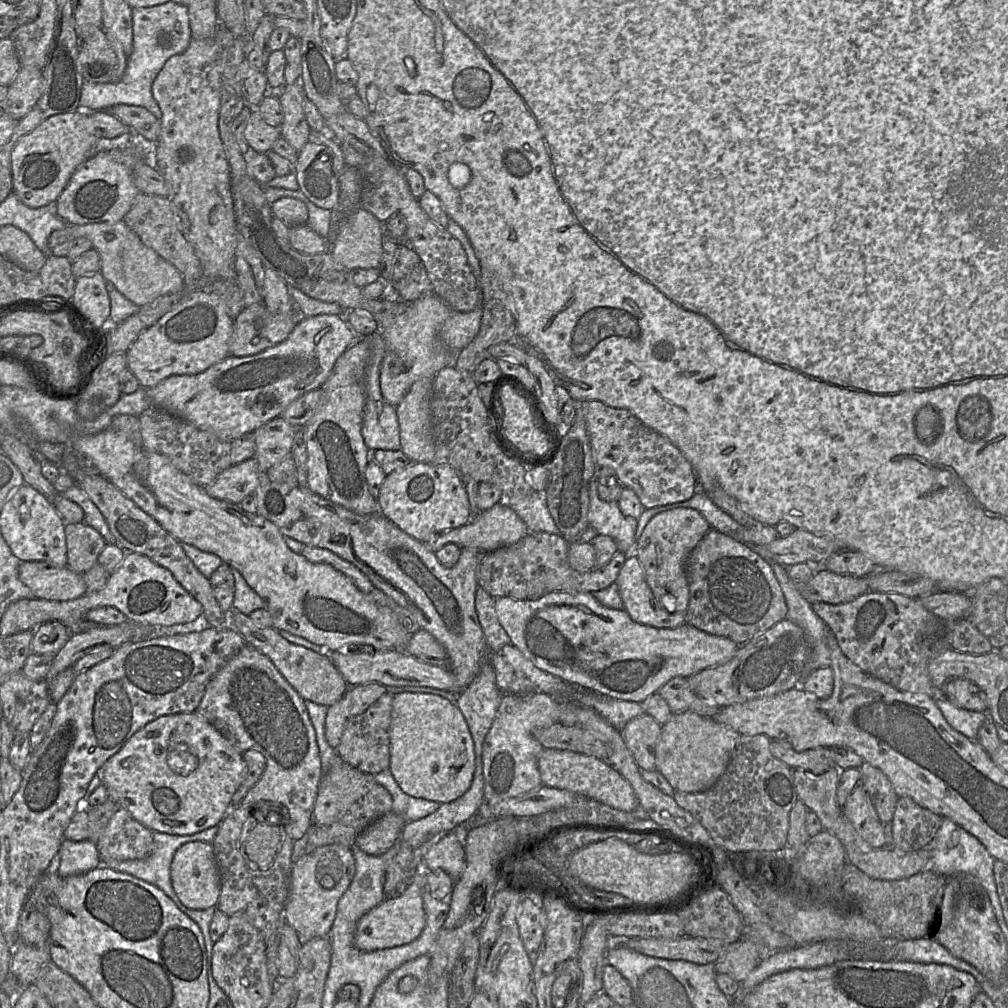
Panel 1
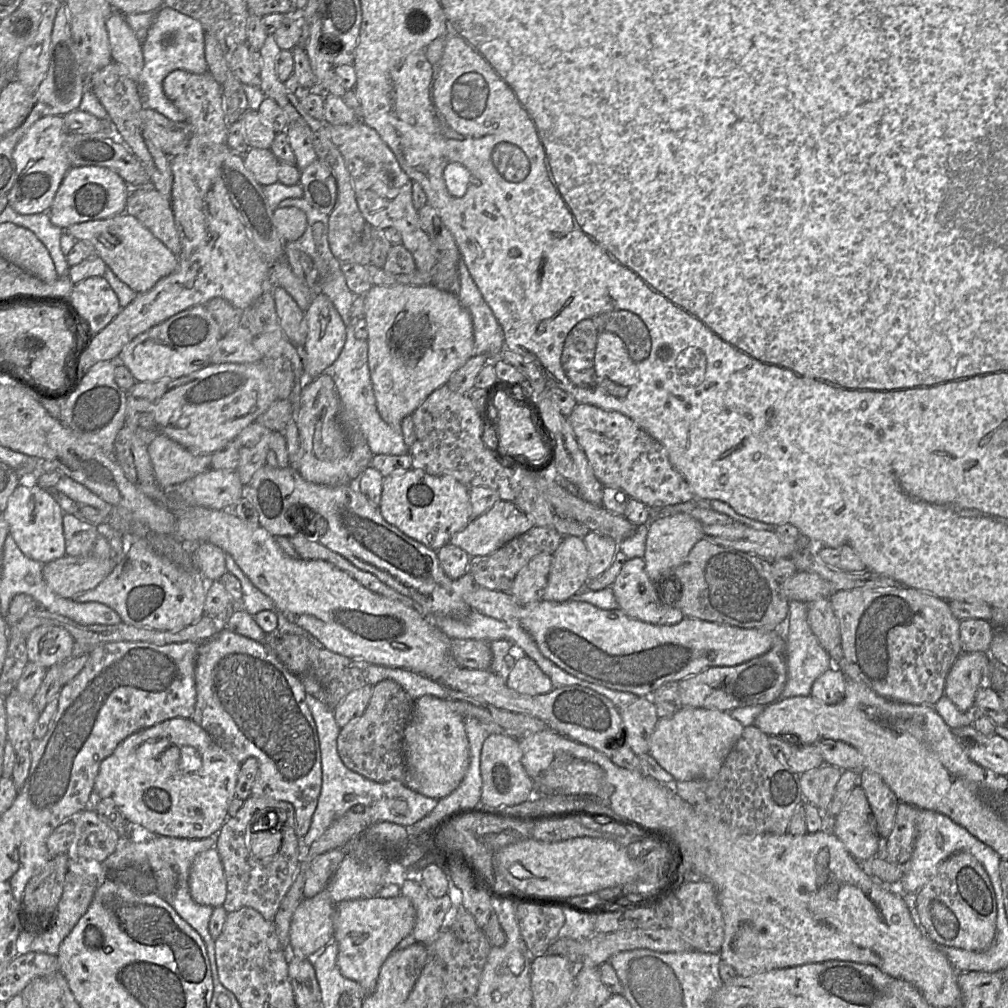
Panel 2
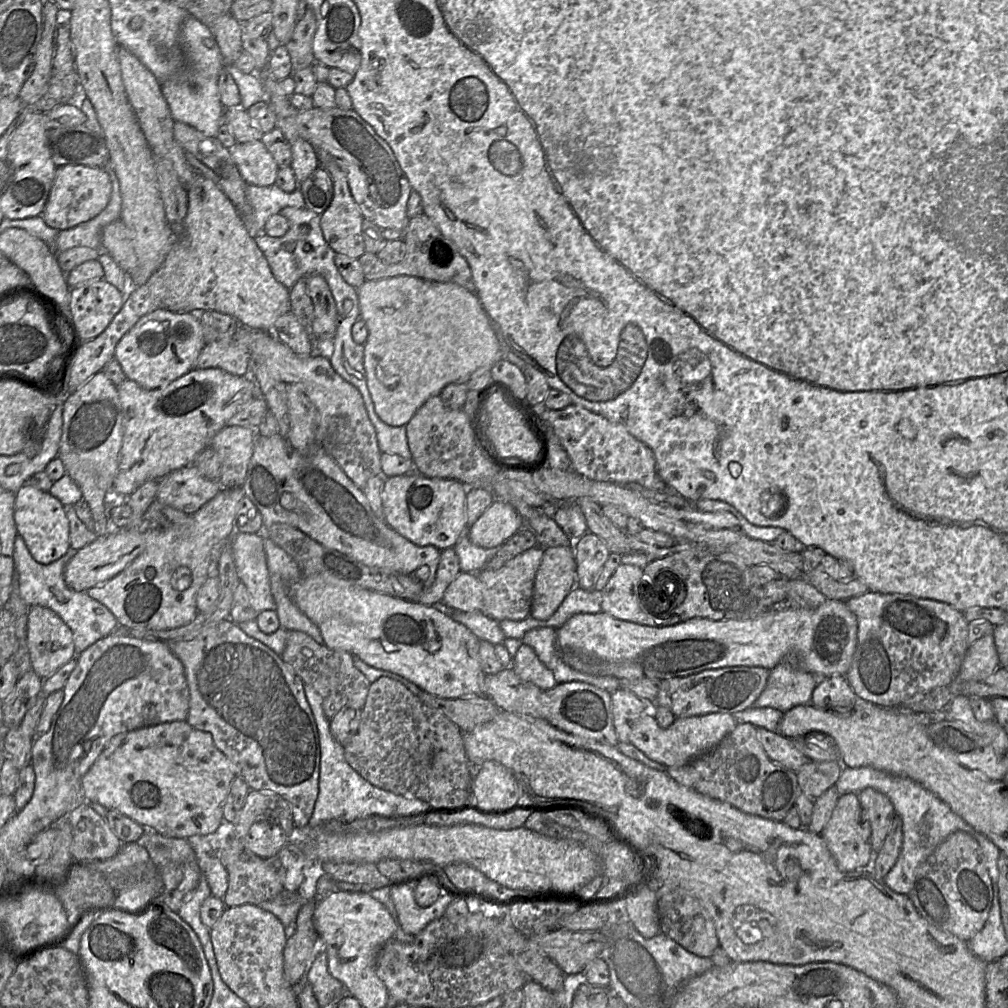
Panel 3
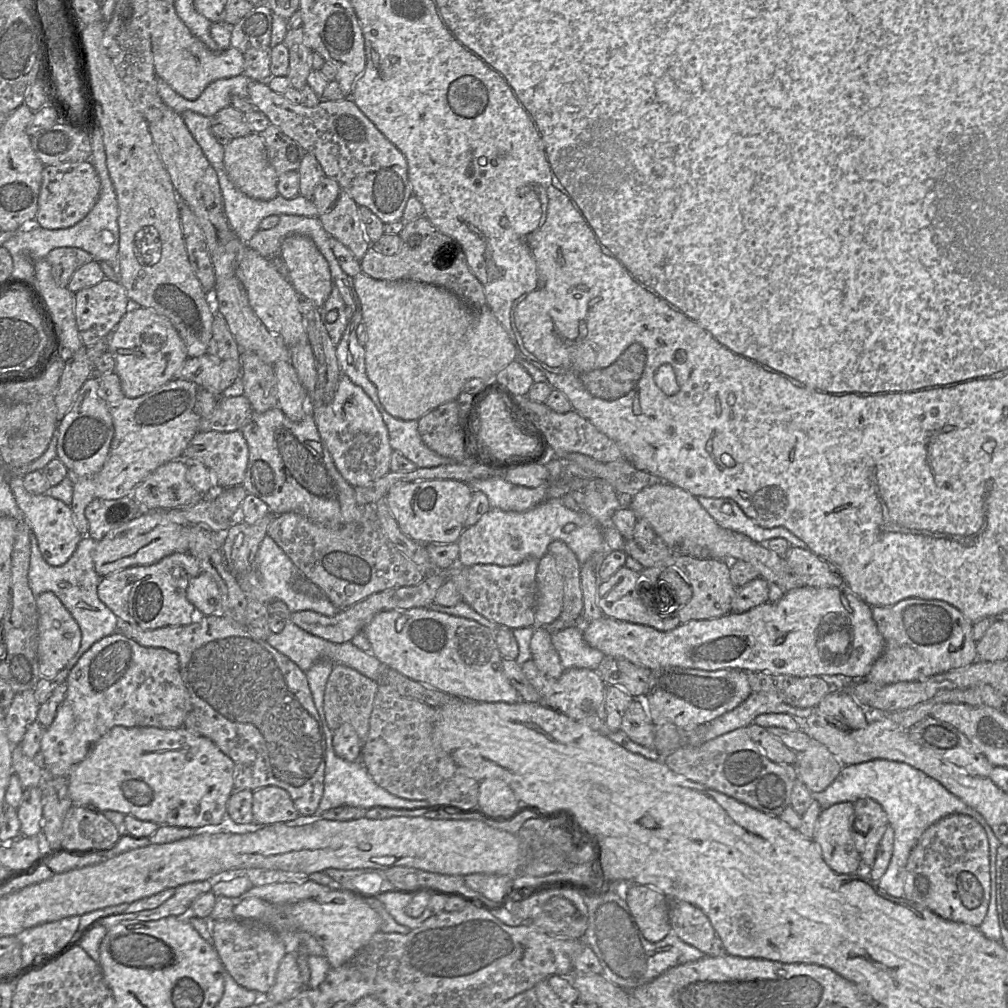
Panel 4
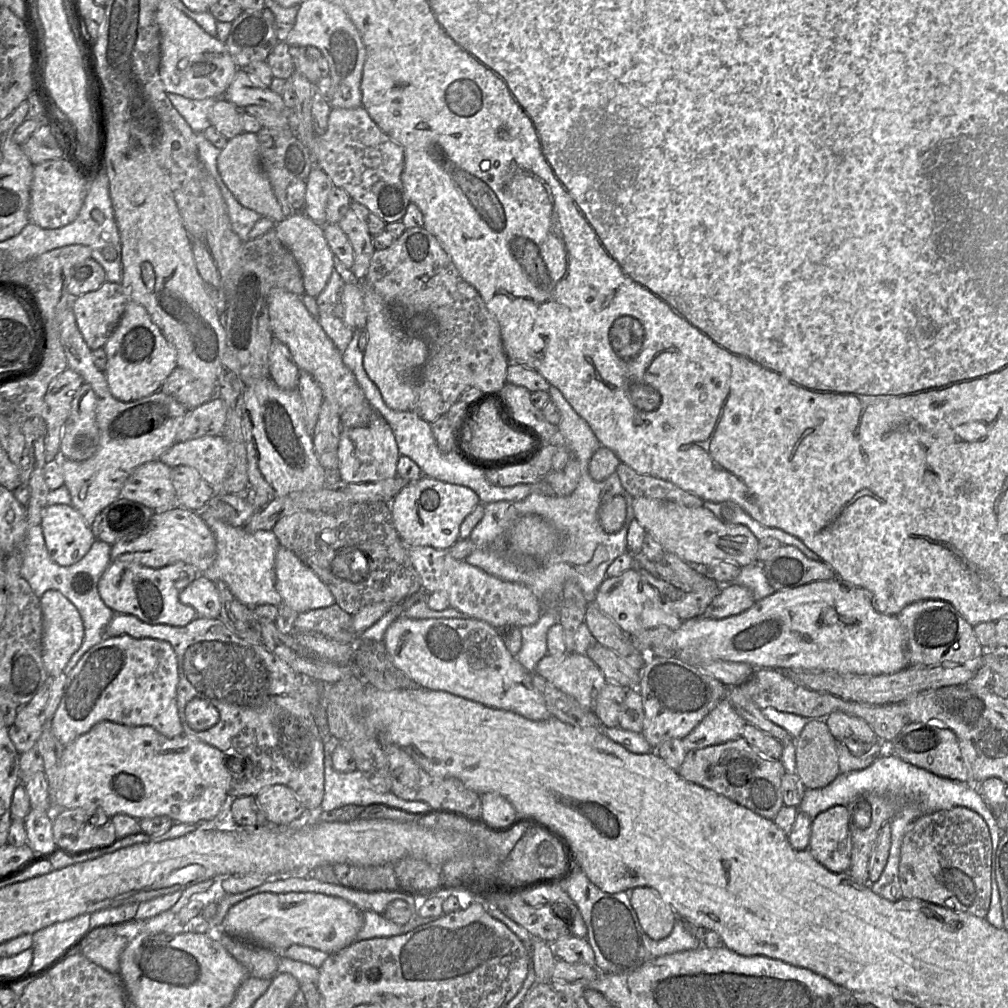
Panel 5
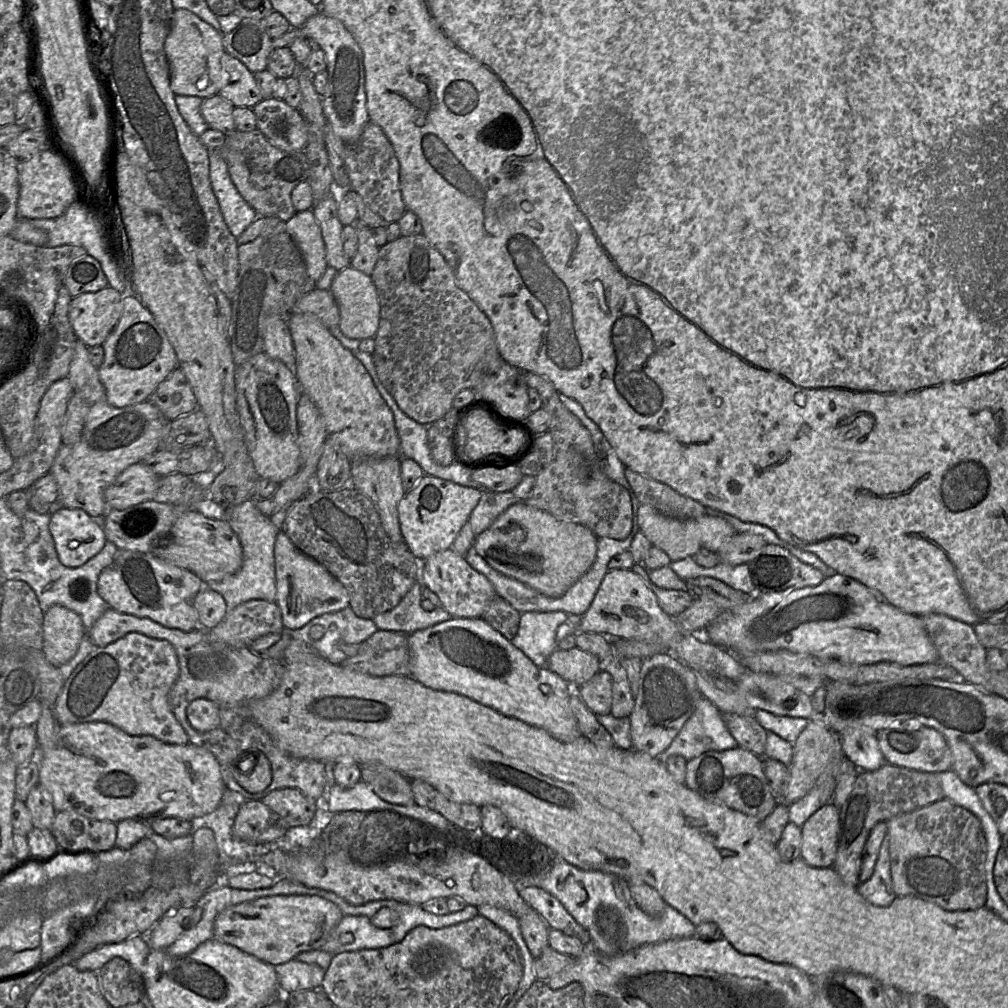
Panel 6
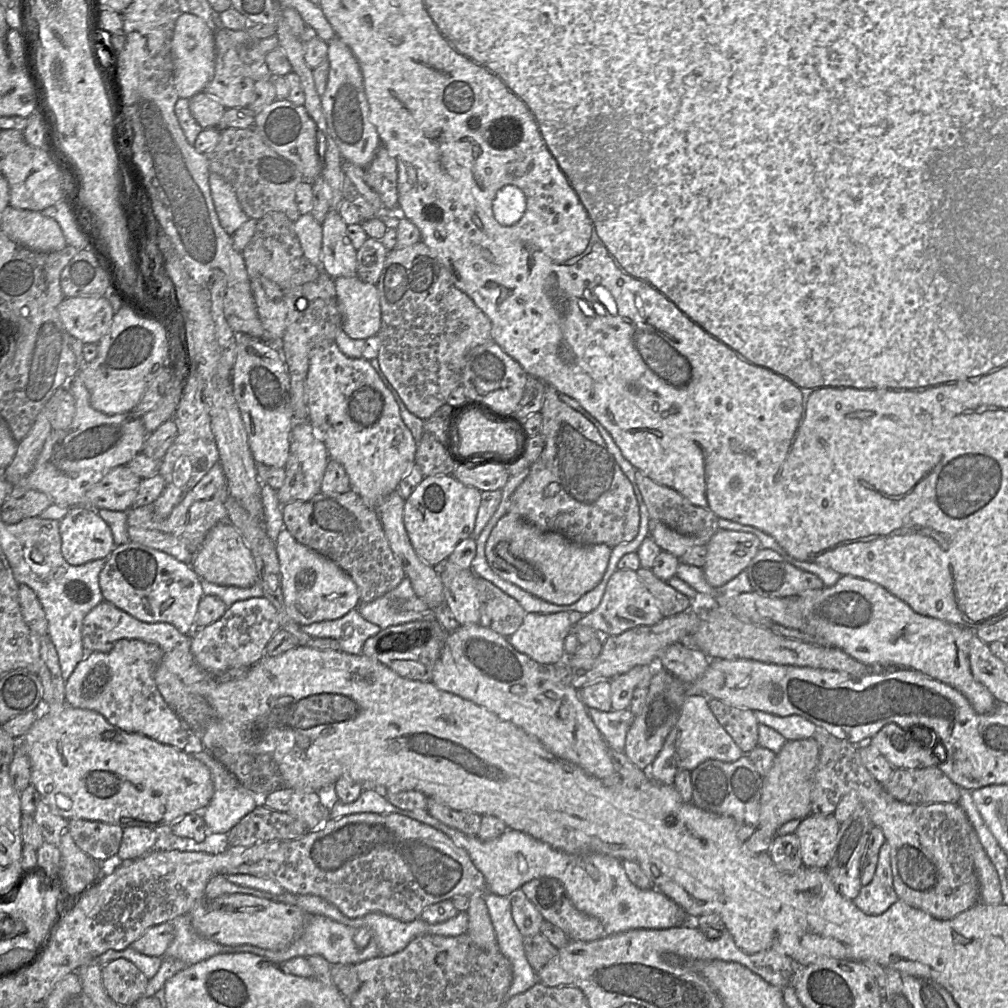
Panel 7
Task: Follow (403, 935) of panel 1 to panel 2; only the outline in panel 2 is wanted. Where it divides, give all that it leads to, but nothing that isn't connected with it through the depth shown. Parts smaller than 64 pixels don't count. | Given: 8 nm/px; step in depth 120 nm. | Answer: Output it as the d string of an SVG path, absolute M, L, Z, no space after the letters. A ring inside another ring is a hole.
M403 895L387 899L375 896L335 904L333 940L338 945L337 966L341 974L357 982L367 995L373 993L382 965L396 946L411 933L415 921L415 908Z

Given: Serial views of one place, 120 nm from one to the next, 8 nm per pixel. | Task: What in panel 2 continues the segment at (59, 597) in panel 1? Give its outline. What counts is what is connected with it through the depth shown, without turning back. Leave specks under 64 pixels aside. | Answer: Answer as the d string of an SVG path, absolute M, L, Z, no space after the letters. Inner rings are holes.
M92 554L81 557L65 555L45 563L43 579L56 595L72 599L94 589L113 570L115 559L99 559Z

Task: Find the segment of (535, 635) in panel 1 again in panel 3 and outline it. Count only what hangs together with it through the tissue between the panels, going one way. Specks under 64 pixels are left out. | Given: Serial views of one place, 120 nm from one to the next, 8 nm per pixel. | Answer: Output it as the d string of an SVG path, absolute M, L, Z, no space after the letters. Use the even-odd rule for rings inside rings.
M460 572L444 592L442 603L451 610L481 611L482 585L477 573ZM826 599L815 609L787 607L770 608L748 620L710 620L692 618L667 626L651 627L623 621L603 611L573 615L556 630L557 651L561 659L572 669L594 677L614 677L618 680L643 678L663 681L687 677L709 669L732 666L775 668L782 661L809 672L816 677L845 676L850 669L857 646L858 622L856 615L844 600Z

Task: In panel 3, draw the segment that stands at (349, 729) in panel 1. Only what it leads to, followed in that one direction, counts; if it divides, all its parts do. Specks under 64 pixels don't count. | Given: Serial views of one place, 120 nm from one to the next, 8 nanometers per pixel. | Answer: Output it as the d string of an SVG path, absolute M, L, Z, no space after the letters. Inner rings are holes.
M381 677L371 683L356 734L344 746L348 764L376 787L427 802L431 808L457 808L472 801L473 770L463 744L463 732L441 711L429 707L402 683Z

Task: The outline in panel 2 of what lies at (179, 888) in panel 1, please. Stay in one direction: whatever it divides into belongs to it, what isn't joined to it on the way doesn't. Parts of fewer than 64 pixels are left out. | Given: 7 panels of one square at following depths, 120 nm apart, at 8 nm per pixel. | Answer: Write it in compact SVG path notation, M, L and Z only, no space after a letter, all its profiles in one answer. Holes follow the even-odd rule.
M216 848L199 853L191 865L189 891L192 899L204 906L222 906L226 897L226 879Z

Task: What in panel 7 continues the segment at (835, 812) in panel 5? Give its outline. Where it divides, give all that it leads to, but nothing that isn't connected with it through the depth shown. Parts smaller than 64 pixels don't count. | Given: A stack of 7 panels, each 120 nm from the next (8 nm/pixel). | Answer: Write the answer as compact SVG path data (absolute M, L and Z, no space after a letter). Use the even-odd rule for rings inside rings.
M810 814L800 821L795 834L801 846L801 857L804 866L812 869L825 869L833 855L838 837L840 823L834 814Z

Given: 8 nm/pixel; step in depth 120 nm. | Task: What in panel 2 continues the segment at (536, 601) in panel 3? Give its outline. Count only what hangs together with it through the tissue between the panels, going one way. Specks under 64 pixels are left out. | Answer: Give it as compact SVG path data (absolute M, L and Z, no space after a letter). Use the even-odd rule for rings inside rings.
M565 537L552 555L543 600L566 602L585 588L590 555L582 538Z

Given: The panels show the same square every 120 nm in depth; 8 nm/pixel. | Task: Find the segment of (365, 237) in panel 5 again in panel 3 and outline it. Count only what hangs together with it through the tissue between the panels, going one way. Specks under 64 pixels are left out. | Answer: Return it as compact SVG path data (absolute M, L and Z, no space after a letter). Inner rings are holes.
M321 158L321 167L328 171L333 181L333 198L326 211L320 215L320 225L324 239L335 253L359 259L366 252L362 237L364 217L351 195L346 174L339 165L331 158Z

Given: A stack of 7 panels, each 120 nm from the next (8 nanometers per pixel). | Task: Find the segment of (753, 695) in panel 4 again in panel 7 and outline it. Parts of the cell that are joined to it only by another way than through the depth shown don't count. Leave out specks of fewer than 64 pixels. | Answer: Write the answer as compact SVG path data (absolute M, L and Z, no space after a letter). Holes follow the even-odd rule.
M704 695L686 696L676 725L647 770L651 780L664 785L674 785L675 776L681 770L691 772L707 760L734 762L744 755L732 737L718 722L709 708L708 701L709 698Z

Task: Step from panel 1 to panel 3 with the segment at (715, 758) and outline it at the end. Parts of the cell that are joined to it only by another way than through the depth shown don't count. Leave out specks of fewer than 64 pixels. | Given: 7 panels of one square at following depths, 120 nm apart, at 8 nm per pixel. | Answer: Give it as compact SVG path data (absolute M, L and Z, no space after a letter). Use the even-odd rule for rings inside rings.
M650 708L634 723L630 743L655 762L666 767L681 767L715 748L726 735L734 730L737 724L732 714L710 713L677 718L668 728L661 728Z

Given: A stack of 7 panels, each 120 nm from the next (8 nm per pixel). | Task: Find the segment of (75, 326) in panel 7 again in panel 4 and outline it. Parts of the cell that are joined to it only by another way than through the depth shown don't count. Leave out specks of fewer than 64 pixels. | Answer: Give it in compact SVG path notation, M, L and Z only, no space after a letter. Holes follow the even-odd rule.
M104 278L98 284L76 292L74 294L74 313L83 345L90 347L101 339L109 337L131 307L132 302L118 280Z

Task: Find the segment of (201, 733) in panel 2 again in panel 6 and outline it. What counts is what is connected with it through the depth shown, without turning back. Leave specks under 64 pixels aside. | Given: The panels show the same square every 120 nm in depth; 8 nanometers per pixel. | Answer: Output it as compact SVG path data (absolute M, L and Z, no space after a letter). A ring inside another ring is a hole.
M105 721L61 724L56 741L49 749L39 750L38 745L37 759L40 769L39 784L49 795L57 812L64 810L75 811L91 819L109 820L115 823L125 819L133 819L150 825L153 821L162 818L175 817L192 820L205 816L219 806L226 787L222 779L220 764L210 751L190 742L186 744L169 744L151 735L130 735L117 726Z

